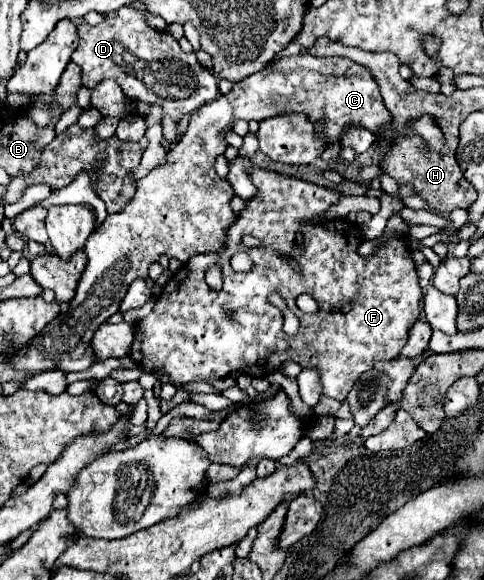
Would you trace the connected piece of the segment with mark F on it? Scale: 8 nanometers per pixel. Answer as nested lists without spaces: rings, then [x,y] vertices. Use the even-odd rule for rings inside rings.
[[[251,167],[249,177],[251,177],[253,185],[257,187],[257,195],[251,197],[251,199],[247,199],[247,201],[245,201],[245,207],[237,213],[235,223],[233,223],[233,225],[229,227],[229,231],[227,231],[223,249],[221,249],[221,251],[213,251],[213,253],[197,253],[197,255],[193,255],[193,257],[167,281],[167,285],[163,287],[159,299],[155,301],[153,311],[151,311],[147,317],[143,317],[143,319],[139,321],[139,325],[135,323],[135,339],[133,339],[129,357],[133,359],[133,363],[135,363],[137,367],[141,367],[141,369],[145,369],[145,371],[163,371],[163,373],[167,373],[169,379],[171,379],[171,385],[175,385],[175,387],[183,387],[183,385],[187,385],[187,383],[213,383],[213,381],[217,381],[217,379],[229,377],[229,375],[235,373],[235,371],[241,371],[241,373],[251,375],[251,377],[267,377],[267,375],[279,371],[285,361],[295,361],[295,363],[299,363],[303,369],[315,369],[315,371],[319,371],[321,385],[323,385],[323,395],[329,395],[329,397],[333,397],[333,399],[337,399],[337,401],[345,401],[345,399],[347,399],[347,393],[351,391],[353,383],[357,381],[357,377],[359,377],[361,373],[373,369],[373,365],[375,365],[377,361],[387,361],[387,359],[399,357],[403,345],[405,345],[407,339],[409,339],[409,329],[419,321],[423,289],[421,289],[421,285],[419,285],[419,275],[417,275],[417,269],[415,269],[415,261],[413,261],[413,257],[411,257],[411,249],[407,247],[405,237],[391,237],[391,239],[387,239],[373,255],[361,257],[361,255],[357,253],[357,249],[359,249],[359,245],[363,243],[363,235],[361,235],[357,223],[351,223],[351,221],[345,221],[345,219],[327,219],[327,217],[325,217],[325,213],[331,209],[331,205],[337,205],[337,203],[341,201],[341,197],[343,197],[341,191],[337,191],[337,189],[327,189],[327,187],[321,187],[321,185],[317,185],[317,183],[309,183],[309,181],[303,181],[303,179],[297,179],[297,177],[289,177],[289,175],[283,175],[283,173],[277,173],[277,171],[269,171],[269,169],[263,169],[263,167]],[[297,233],[301,233],[301,235],[305,237],[305,247],[303,247],[303,249],[295,249]],[[243,235],[253,235],[253,237],[261,239],[261,247],[255,247],[255,249],[243,247],[243,245],[241,245],[241,237],[243,237]],[[237,251],[245,251],[245,253],[253,259],[253,269],[251,269],[251,271],[247,271],[247,273],[233,271],[233,267],[231,267],[231,257],[233,257]],[[289,259],[299,265],[299,271],[293,269],[293,265],[289,263]],[[213,263],[221,263],[221,267],[223,267],[223,289],[221,289],[221,291],[215,291],[215,289],[211,289],[211,287],[205,283],[205,271],[207,271]],[[271,293],[279,293],[279,295],[285,299],[287,307],[299,317],[301,327],[299,327],[299,331],[297,331],[295,337],[287,337],[287,335],[283,333],[283,313],[281,313],[281,309],[277,309],[275,305],[269,303],[269,295],[271,295]],[[301,293],[311,295],[311,297],[319,303],[319,311],[317,311],[317,313],[307,315],[307,313],[303,313],[303,311],[295,305],[295,301],[297,301],[297,297],[299,297]],[[345,305],[349,305],[349,313],[339,313],[339,311],[337,311],[337,313],[329,313],[329,309],[343,309]]]

